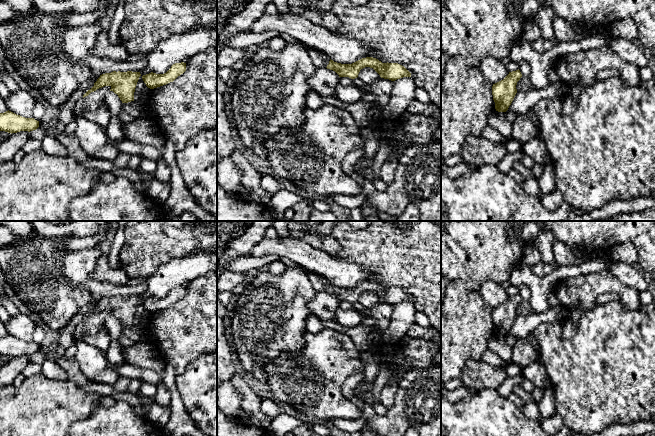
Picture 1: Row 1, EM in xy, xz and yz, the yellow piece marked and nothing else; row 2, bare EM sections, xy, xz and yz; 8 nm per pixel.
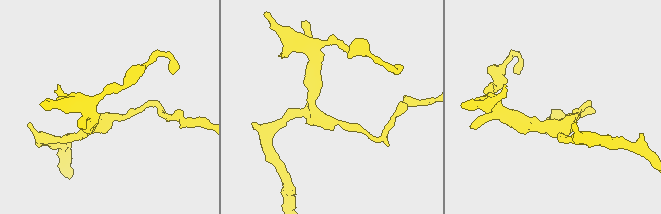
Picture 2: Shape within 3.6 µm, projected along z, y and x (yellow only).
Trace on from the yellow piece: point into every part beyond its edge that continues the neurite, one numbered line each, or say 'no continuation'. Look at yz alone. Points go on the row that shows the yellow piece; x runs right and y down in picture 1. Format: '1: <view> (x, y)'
no continuation

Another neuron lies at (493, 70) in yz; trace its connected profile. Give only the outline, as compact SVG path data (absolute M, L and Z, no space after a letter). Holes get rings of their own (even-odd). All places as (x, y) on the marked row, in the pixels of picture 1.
M490 56L483 58L478 69L483 77L492 84L503 80L509 74L507 66L500 59Z

